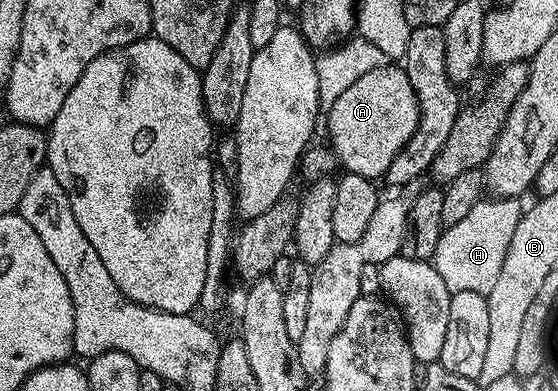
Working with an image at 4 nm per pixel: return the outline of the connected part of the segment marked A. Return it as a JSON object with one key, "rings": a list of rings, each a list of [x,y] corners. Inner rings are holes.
{"rings":[[[387,64],[376,68],[373,72],[356,80],[344,93],[332,104],[329,114],[325,115],[324,126],[330,133],[328,145],[337,156],[341,169],[348,174],[364,176],[371,180],[381,179],[388,172],[392,160],[412,140],[412,132],[416,132],[418,123],[418,101],[416,92],[412,88],[412,80],[408,80],[406,67],[402,64]]]}

